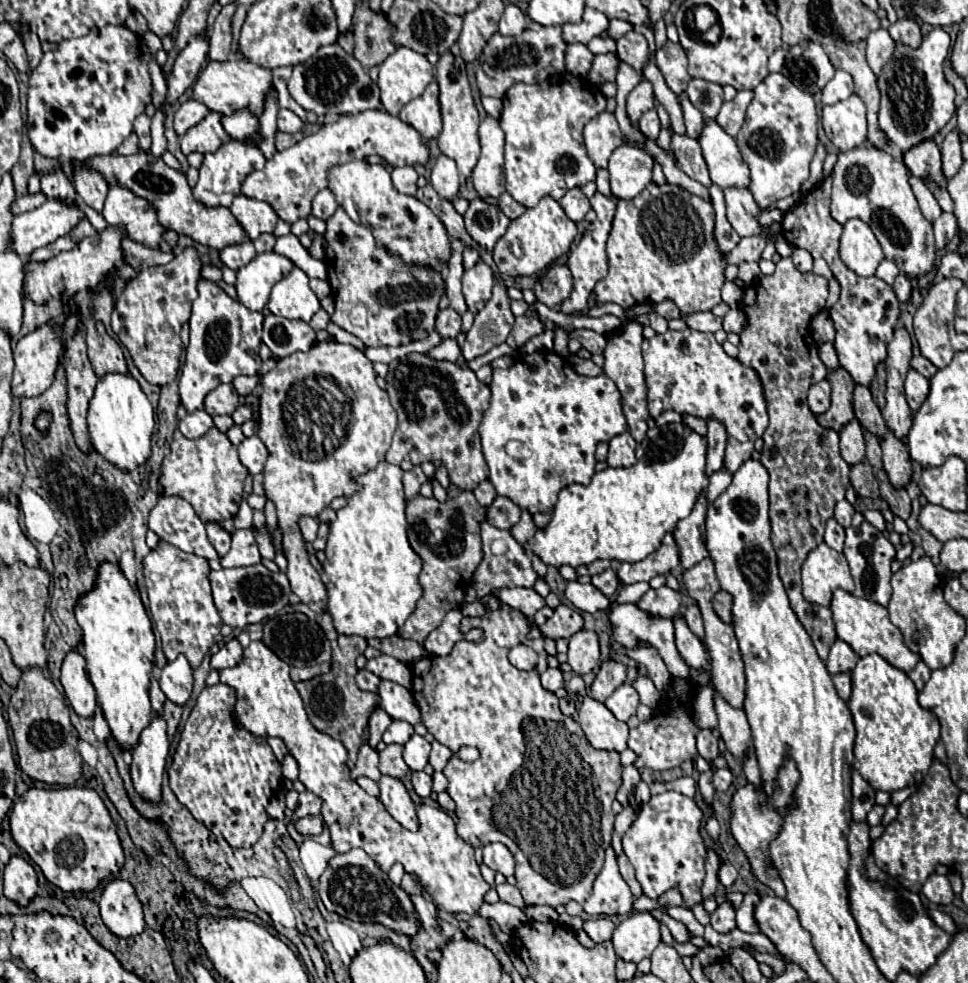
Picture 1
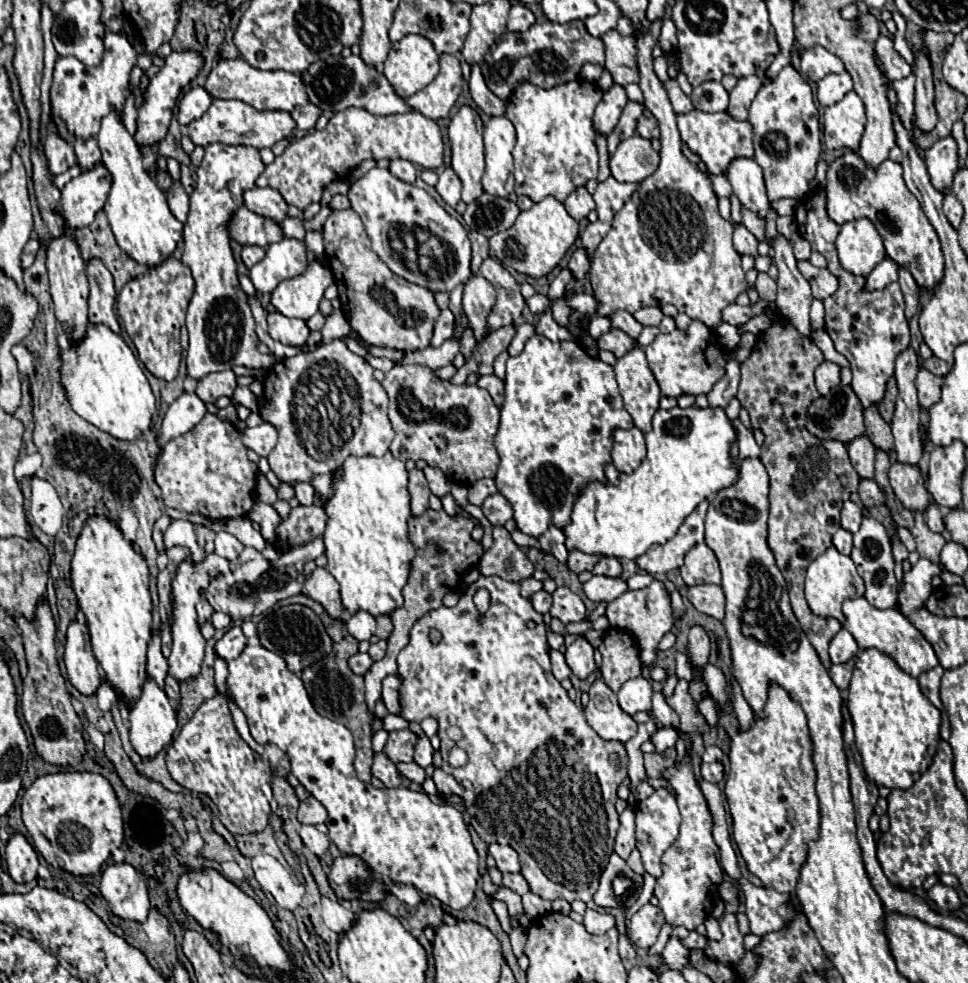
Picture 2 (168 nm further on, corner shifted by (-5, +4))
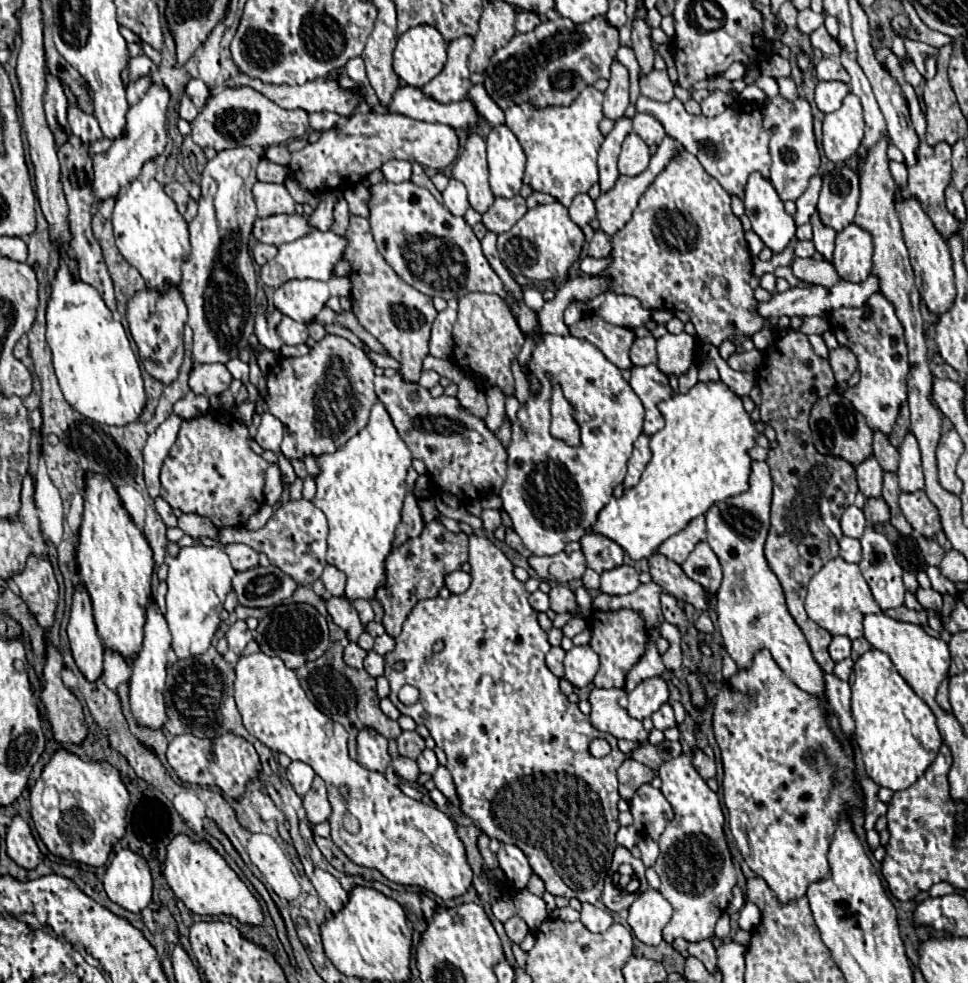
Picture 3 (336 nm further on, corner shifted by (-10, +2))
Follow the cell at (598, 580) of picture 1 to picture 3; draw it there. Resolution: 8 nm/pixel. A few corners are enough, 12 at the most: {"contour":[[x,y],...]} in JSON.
{"contour":[[585,534],[581,550],[597,574],[623,566],[623,548]]}

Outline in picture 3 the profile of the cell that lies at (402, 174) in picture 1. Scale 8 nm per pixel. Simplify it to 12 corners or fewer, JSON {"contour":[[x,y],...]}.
{"contour":[[391,160],[381,166],[385,180],[411,180],[411,162]]}

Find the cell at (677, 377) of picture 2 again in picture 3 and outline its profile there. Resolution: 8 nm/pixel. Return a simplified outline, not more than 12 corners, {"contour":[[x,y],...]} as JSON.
{"contour":[[697,338],[657,340],[657,368],[683,376],[697,360]]}

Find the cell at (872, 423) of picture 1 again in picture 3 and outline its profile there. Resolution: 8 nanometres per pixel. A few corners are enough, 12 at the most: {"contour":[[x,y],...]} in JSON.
{"contour":[[873,432],[873,456],[883,470],[897,470],[899,452],[887,434]]}

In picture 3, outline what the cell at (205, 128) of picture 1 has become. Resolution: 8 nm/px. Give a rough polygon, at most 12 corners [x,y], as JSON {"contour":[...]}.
{"contour":[[223,88],[191,122],[197,146],[267,148],[305,134],[305,110]]}

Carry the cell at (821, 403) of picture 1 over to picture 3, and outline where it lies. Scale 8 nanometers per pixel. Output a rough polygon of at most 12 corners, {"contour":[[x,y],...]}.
{"contour":[[843,346],[829,352],[837,384],[857,370],[857,358]]}

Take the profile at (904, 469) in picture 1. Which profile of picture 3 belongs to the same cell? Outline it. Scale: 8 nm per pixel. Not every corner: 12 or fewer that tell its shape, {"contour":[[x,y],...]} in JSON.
{"contour":[[925,490],[901,492],[905,518],[925,538],[941,522]]}

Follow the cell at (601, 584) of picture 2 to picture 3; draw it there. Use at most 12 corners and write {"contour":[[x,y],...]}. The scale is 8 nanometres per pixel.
{"contour":[[627,564],[601,574],[599,592],[631,594],[641,584]]}

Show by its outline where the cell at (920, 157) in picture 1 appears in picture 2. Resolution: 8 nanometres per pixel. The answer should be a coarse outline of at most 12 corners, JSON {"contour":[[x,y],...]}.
{"contour":[[916,52],[916,126],[936,126],[930,60]]}

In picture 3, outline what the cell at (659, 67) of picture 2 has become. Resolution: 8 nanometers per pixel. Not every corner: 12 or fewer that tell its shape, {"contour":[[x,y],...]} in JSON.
{"contour":[[639,96],[637,112],[665,132],[729,194],[769,174],[771,130],[737,102],[715,118],[677,98]]}

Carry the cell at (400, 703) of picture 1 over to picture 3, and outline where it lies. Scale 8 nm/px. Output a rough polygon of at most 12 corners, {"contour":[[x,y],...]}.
{"contour":[[371,650],[365,670],[373,678],[385,676],[383,656]]}

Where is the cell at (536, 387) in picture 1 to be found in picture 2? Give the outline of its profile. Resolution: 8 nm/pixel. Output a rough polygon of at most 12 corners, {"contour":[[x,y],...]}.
{"contour":[[536,334],[508,358],[494,480],[570,524],[634,426],[614,368]]}

